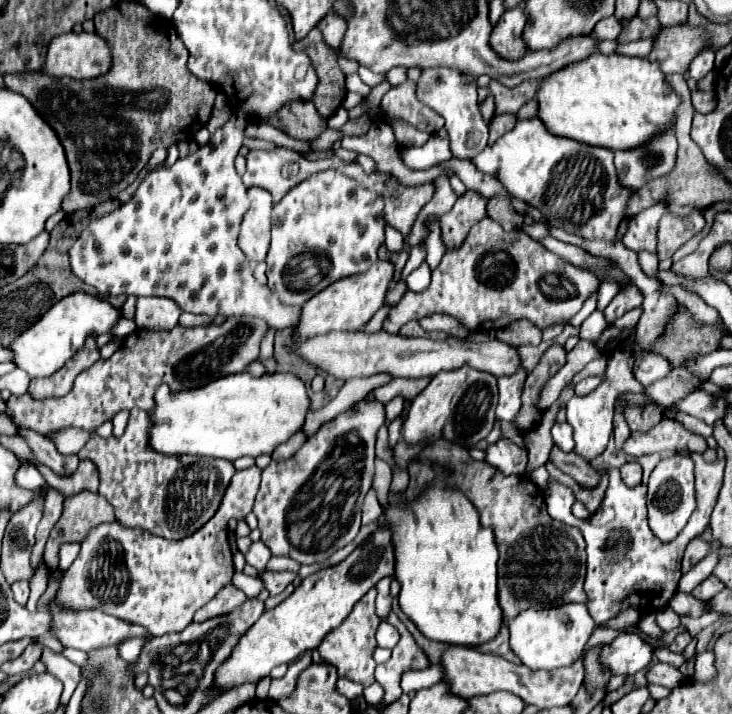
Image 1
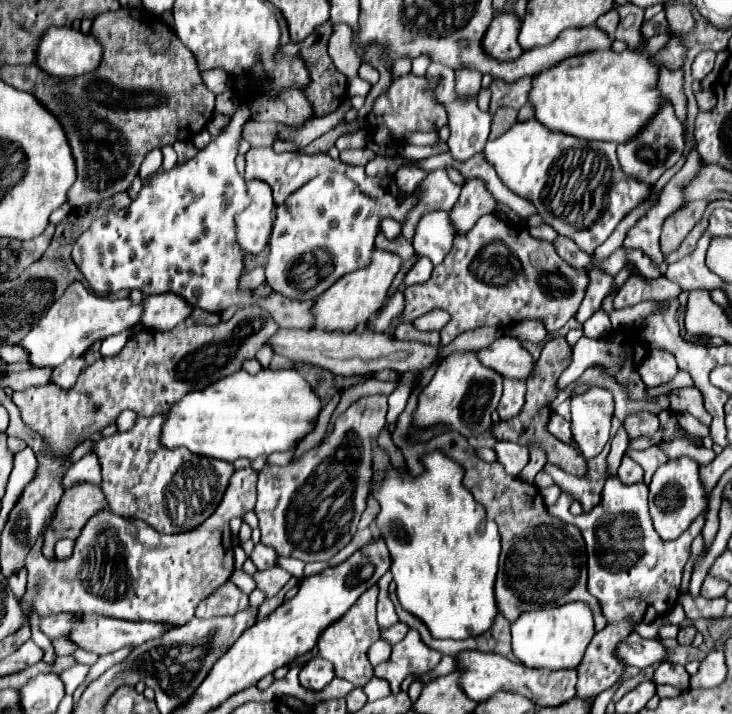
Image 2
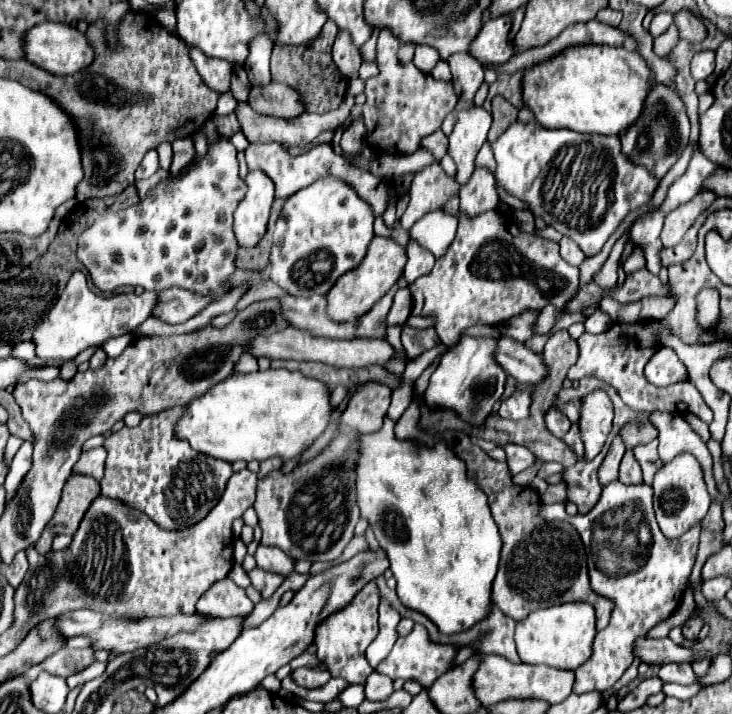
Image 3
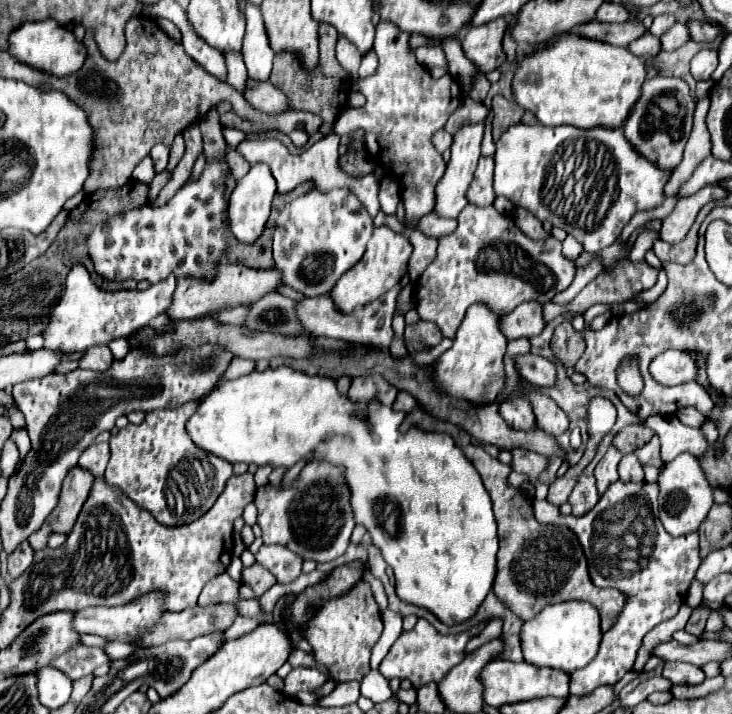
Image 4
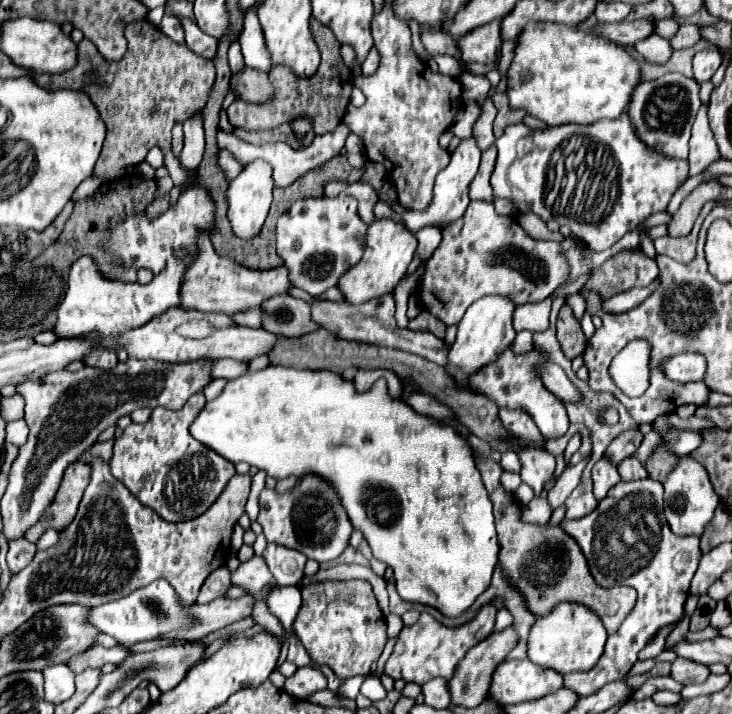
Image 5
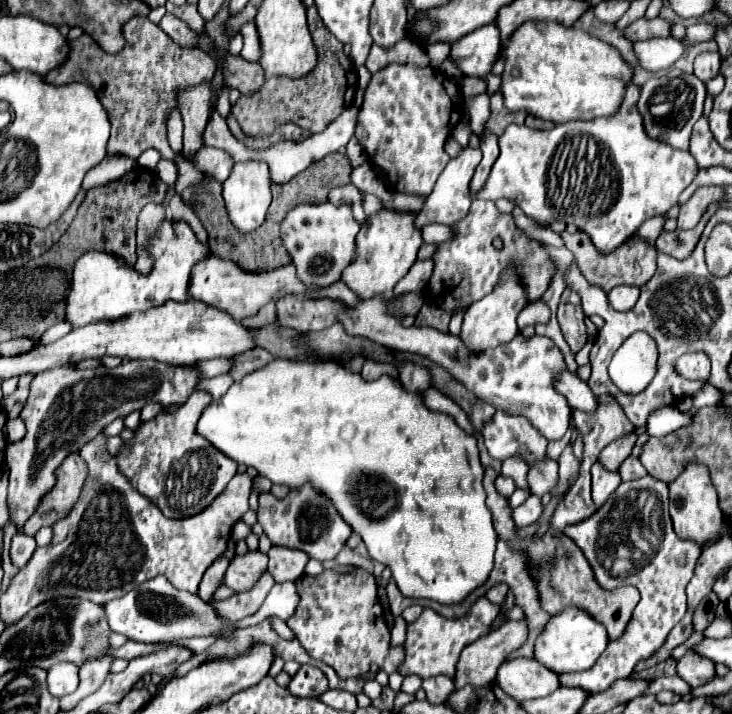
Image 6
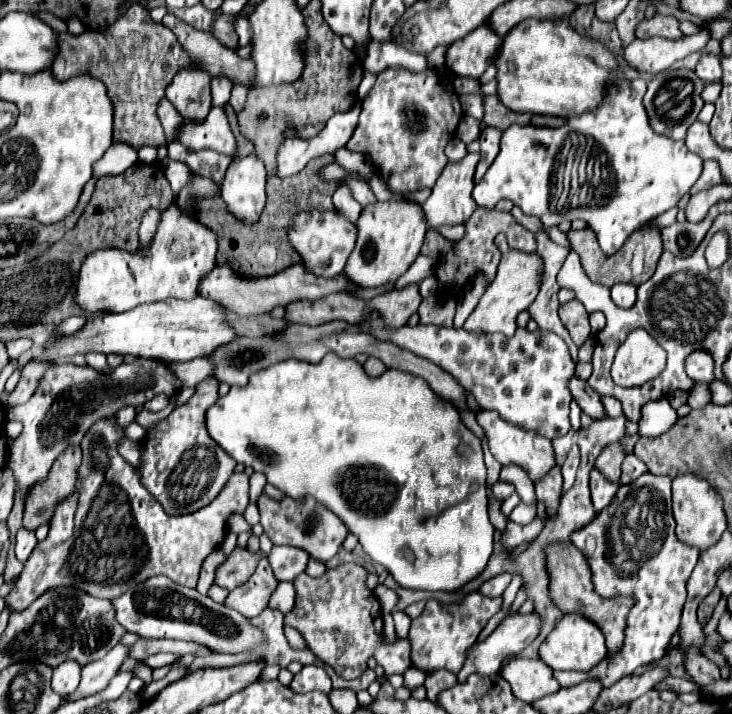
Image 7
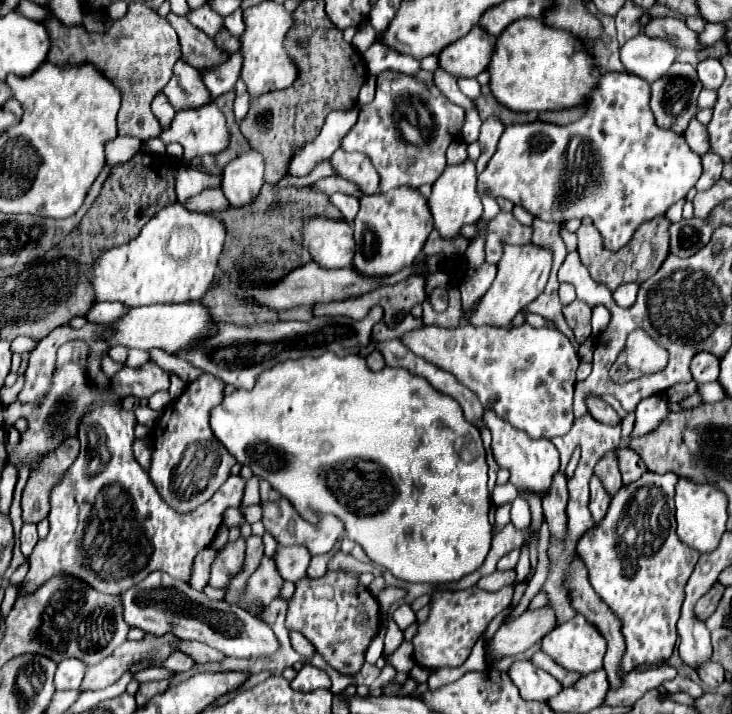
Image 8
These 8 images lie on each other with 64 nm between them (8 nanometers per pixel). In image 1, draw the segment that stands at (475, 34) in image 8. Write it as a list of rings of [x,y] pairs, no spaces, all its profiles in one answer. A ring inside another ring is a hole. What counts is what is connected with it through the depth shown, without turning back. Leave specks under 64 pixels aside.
[[[522,8],[506,10],[490,34],[490,48],[504,60],[520,60],[526,54],[526,44],[522,42],[524,24]]]

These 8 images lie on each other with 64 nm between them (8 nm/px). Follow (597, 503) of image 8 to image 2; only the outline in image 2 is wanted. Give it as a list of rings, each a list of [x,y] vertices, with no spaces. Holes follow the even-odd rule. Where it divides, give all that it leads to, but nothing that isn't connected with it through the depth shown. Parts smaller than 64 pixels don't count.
[[[620,428],[616,432],[616,436],[614,436],[614,440],[612,440],[612,448],[610,448],[608,458],[606,458],[606,462],[608,462],[608,476],[616,476],[620,460],[622,460],[626,450],[628,450],[628,436],[626,436],[624,428]]]

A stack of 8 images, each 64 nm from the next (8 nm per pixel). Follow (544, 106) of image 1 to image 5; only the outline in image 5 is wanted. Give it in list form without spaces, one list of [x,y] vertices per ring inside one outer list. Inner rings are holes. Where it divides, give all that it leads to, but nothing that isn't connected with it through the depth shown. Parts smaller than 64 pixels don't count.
[[[530,22],[516,38],[514,58],[506,72],[506,94],[512,110],[526,110],[530,116],[546,122],[548,126],[560,124],[592,124],[602,118],[618,118],[628,106],[634,86],[640,82],[640,68],[618,44],[554,22]]]

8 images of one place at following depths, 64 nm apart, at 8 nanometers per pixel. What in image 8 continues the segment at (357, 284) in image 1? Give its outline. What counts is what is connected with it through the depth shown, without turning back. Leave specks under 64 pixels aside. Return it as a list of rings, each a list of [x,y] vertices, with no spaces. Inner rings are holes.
[[[406,186],[392,192],[366,194],[360,198],[360,210],[354,218],[356,256],[352,264],[358,268],[358,272],[368,276],[396,274],[416,260],[432,230],[428,198],[424,198],[418,188]]]

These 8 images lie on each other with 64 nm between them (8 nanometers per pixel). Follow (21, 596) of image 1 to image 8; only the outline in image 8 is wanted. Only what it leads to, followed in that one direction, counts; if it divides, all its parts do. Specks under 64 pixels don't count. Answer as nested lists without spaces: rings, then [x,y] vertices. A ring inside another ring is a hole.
[[[24,524],[22,532],[20,532],[20,542],[22,542],[22,552],[24,556],[30,556],[36,542],[38,542],[38,532],[36,532],[36,524]]]

